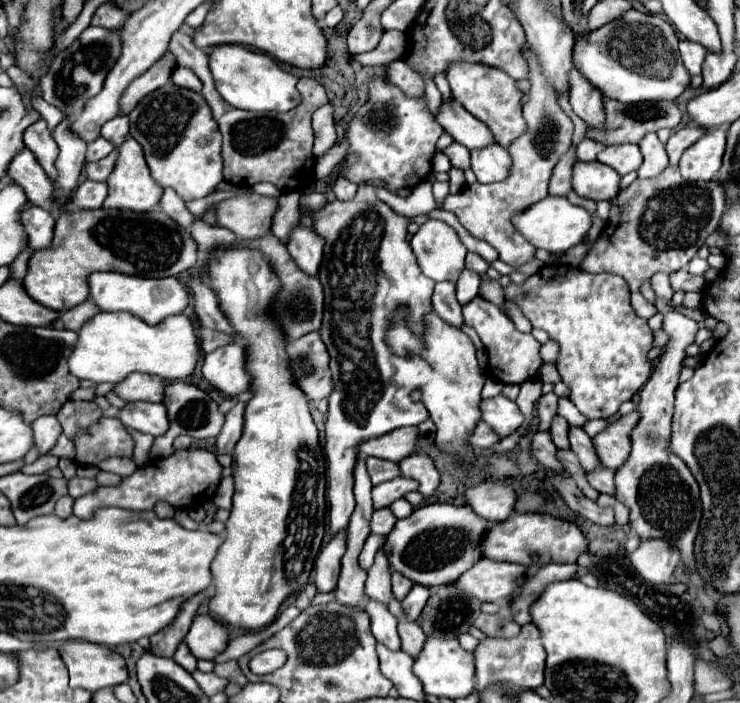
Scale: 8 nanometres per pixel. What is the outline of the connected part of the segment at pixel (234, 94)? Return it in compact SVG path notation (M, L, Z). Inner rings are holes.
M216 45L208 55L208 63L216 91L236 109L290 111L300 103L300 93L296 89L298 77L282 69L282 65L266 53L252 51L244 45Z

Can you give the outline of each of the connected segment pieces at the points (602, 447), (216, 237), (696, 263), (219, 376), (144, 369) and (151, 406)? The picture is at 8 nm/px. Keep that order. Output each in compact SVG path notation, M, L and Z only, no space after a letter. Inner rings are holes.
M638 411L622 415L592 439L596 455L604 467L614 471L624 463L630 451L630 431L638 423L638 417Z
M201 217L194 221L191 234L198 245L198 250L204 254L208 254L212 250L210 248L235 241L235 235L230 230L218 225L208 225Z
M694 257L694 259L688 263L688 273L690 273L690 275L700 275L700 277L702 277L702 275L708 271L708 267L710 267L710 265L708 265L706 259Z
M230 343L204 357L202 373L214 389L228 397L234 397L250 389L250 375L244 369L244 361L244 345Z
M128 311L98 313L80 329L78 335L74 353L68 359L70 373L78 379L90 379L94 383L118 383L134 371L168 381L184 379L194 373L200 357L194 321L188 315L172 315L172 319L166 319L160 327L152 327Z
M148 401L126 403L120 409L118 419L124 425L134 427L140 433L150 433L154 437L162 435L168 427L168 415L166 415L162 403L148 403Z

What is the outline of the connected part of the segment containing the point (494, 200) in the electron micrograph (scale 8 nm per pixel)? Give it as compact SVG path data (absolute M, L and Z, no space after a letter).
M528 43L522 45L522 55L528 63L528 81L530 81L530 91L528 91L528 101L524 103L524 119L526 119L526 131L520 135L516 141L510 143L508 151L512 155L512 175L500 183L474 183L468 185L464 191L456 195L448 195L442 203L440 209L452 211L458 221L478 239L490 243L500 259L508 265L524 265L534 259L536 247L530 245L518 229L512 225L512 217L526 211L534 203L542 201L548 195L548 181L552 175L554 165L558 159L570 149L572 145L572 131L574 123L570 117L562 111L556 99L556 91L552 83L542 75L540 61L536 55L530 51Z

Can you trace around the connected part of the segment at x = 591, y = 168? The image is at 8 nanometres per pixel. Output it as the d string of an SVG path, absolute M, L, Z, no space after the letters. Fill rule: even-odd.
M598 161L576 163L572 187L580 197L592 201L610 201L620 191L620 175Z

